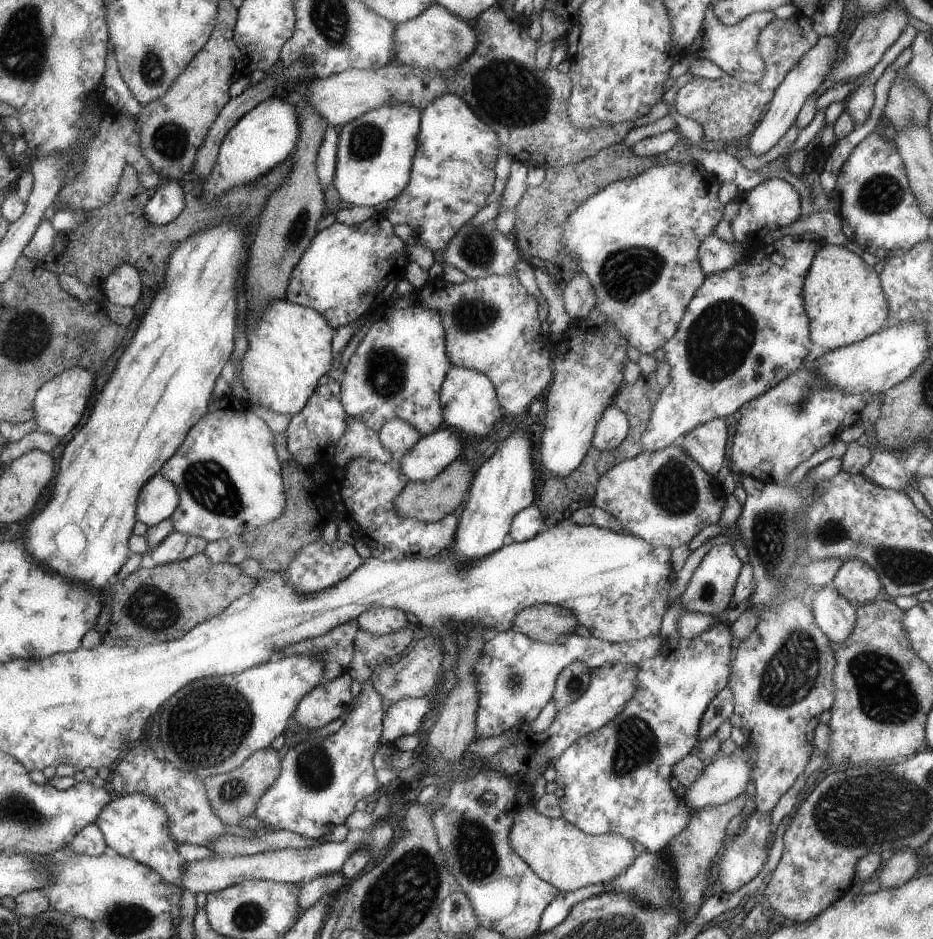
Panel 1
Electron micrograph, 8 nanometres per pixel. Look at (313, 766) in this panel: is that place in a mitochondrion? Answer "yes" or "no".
yes

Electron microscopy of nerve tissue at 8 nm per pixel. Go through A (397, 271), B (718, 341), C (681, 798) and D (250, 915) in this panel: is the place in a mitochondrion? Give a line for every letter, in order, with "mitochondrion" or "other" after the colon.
A: other
B: mitochondrion
C: other
D: mitochondrion

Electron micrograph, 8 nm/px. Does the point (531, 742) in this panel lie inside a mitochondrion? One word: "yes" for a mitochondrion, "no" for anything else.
no

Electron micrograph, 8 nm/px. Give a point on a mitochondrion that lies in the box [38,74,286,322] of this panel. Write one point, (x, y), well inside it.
(170, 139)

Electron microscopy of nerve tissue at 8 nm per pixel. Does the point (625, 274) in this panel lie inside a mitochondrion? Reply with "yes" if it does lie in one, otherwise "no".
yes

